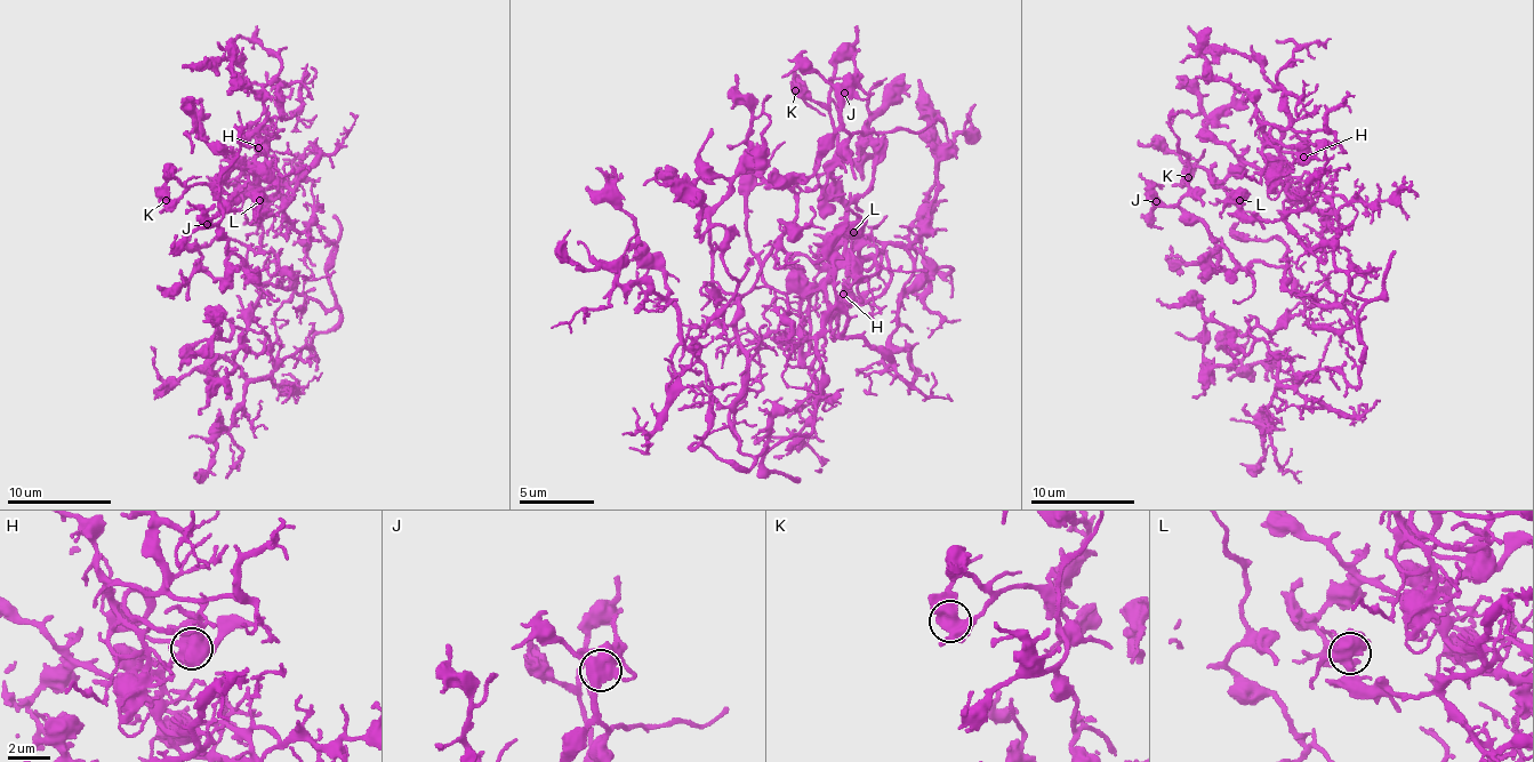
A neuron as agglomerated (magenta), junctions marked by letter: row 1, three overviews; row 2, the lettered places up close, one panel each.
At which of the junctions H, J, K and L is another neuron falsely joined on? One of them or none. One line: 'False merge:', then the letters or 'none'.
False merge: none

